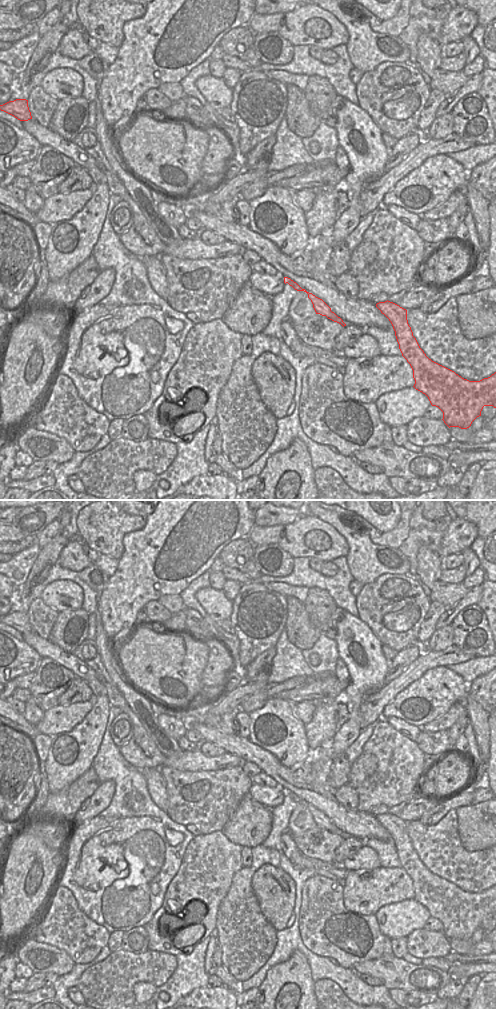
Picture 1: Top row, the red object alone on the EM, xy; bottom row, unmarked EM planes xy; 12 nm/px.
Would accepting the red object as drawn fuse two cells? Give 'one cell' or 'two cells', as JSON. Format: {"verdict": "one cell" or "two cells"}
{"verdict": "two cells"}

